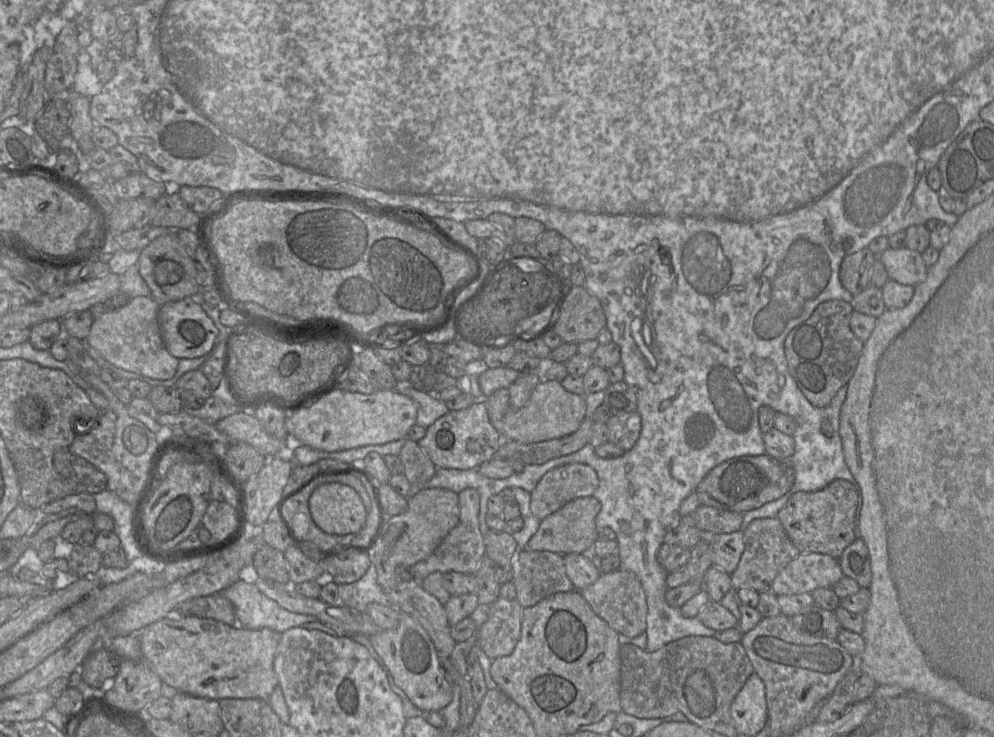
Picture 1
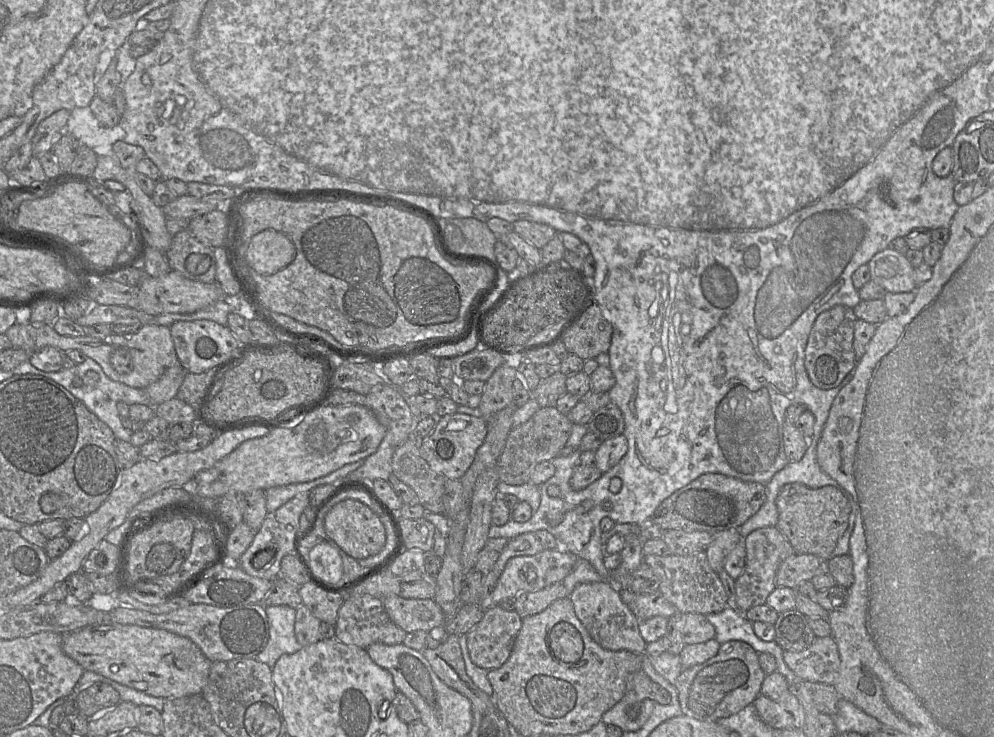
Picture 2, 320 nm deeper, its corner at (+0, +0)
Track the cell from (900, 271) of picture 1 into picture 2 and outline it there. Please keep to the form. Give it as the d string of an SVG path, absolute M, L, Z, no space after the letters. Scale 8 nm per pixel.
M891 249L875 254L868 263L871 280L889 293L914 292L914 268L905 255Z

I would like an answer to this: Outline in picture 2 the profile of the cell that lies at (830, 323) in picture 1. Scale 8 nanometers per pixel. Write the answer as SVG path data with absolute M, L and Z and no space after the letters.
M843 305L834 306L815 319L805 347L804 366L816 387L824 390L835 388L850 372L854 372L857 360L853 340L857 319L853 309Z

